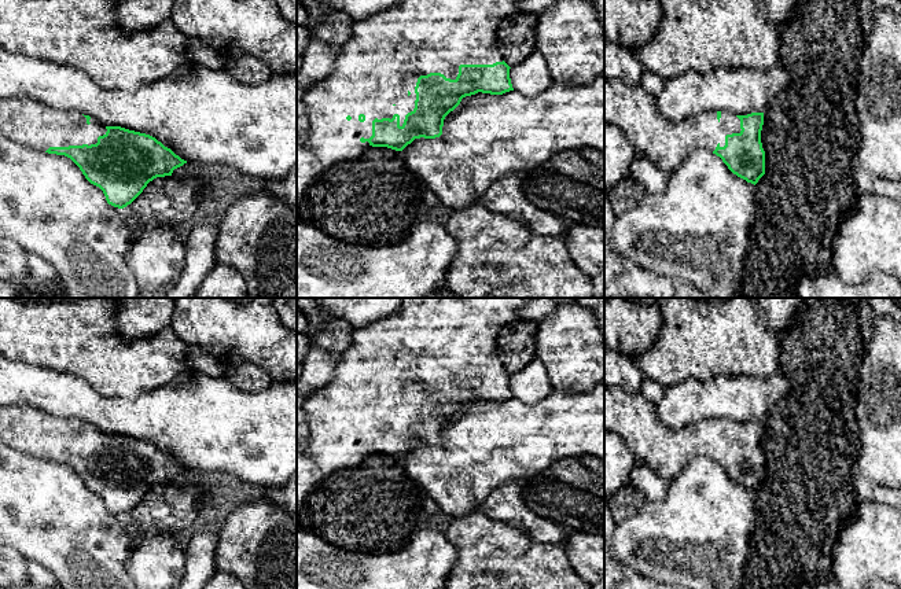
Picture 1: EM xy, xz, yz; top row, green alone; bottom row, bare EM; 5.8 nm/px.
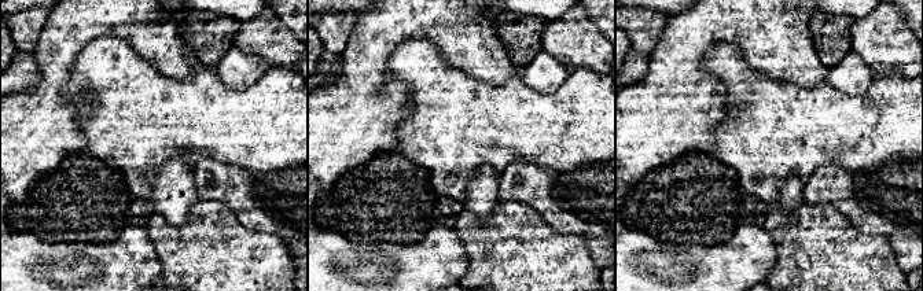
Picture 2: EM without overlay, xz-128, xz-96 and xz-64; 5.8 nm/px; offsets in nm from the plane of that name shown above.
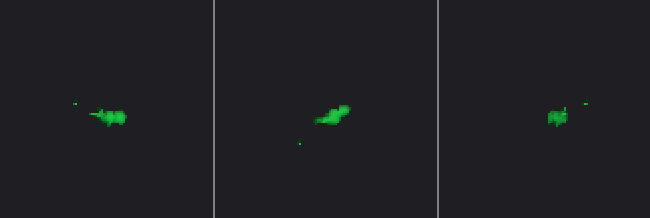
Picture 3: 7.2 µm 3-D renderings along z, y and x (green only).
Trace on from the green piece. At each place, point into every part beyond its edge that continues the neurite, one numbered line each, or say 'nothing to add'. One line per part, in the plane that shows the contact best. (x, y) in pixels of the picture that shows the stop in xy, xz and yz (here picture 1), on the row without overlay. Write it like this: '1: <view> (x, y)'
1: xz (425, 339)

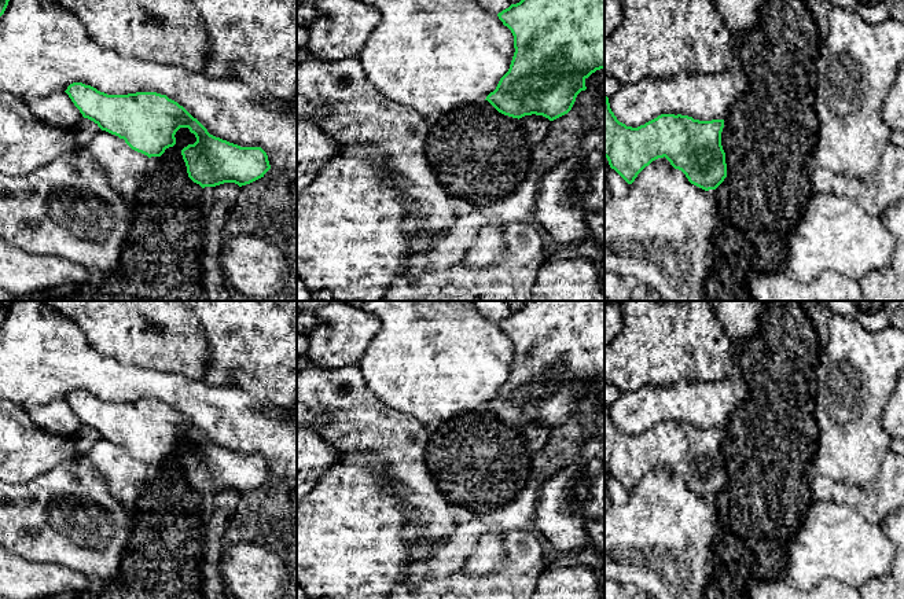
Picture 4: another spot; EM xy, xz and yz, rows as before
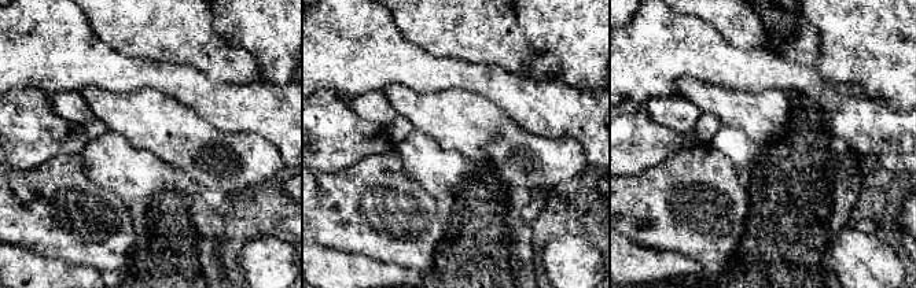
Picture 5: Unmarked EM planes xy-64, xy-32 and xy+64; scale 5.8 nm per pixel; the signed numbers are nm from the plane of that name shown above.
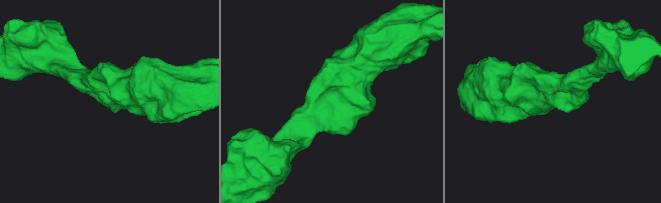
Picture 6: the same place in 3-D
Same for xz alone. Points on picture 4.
nothing to add

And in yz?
nothing to add

